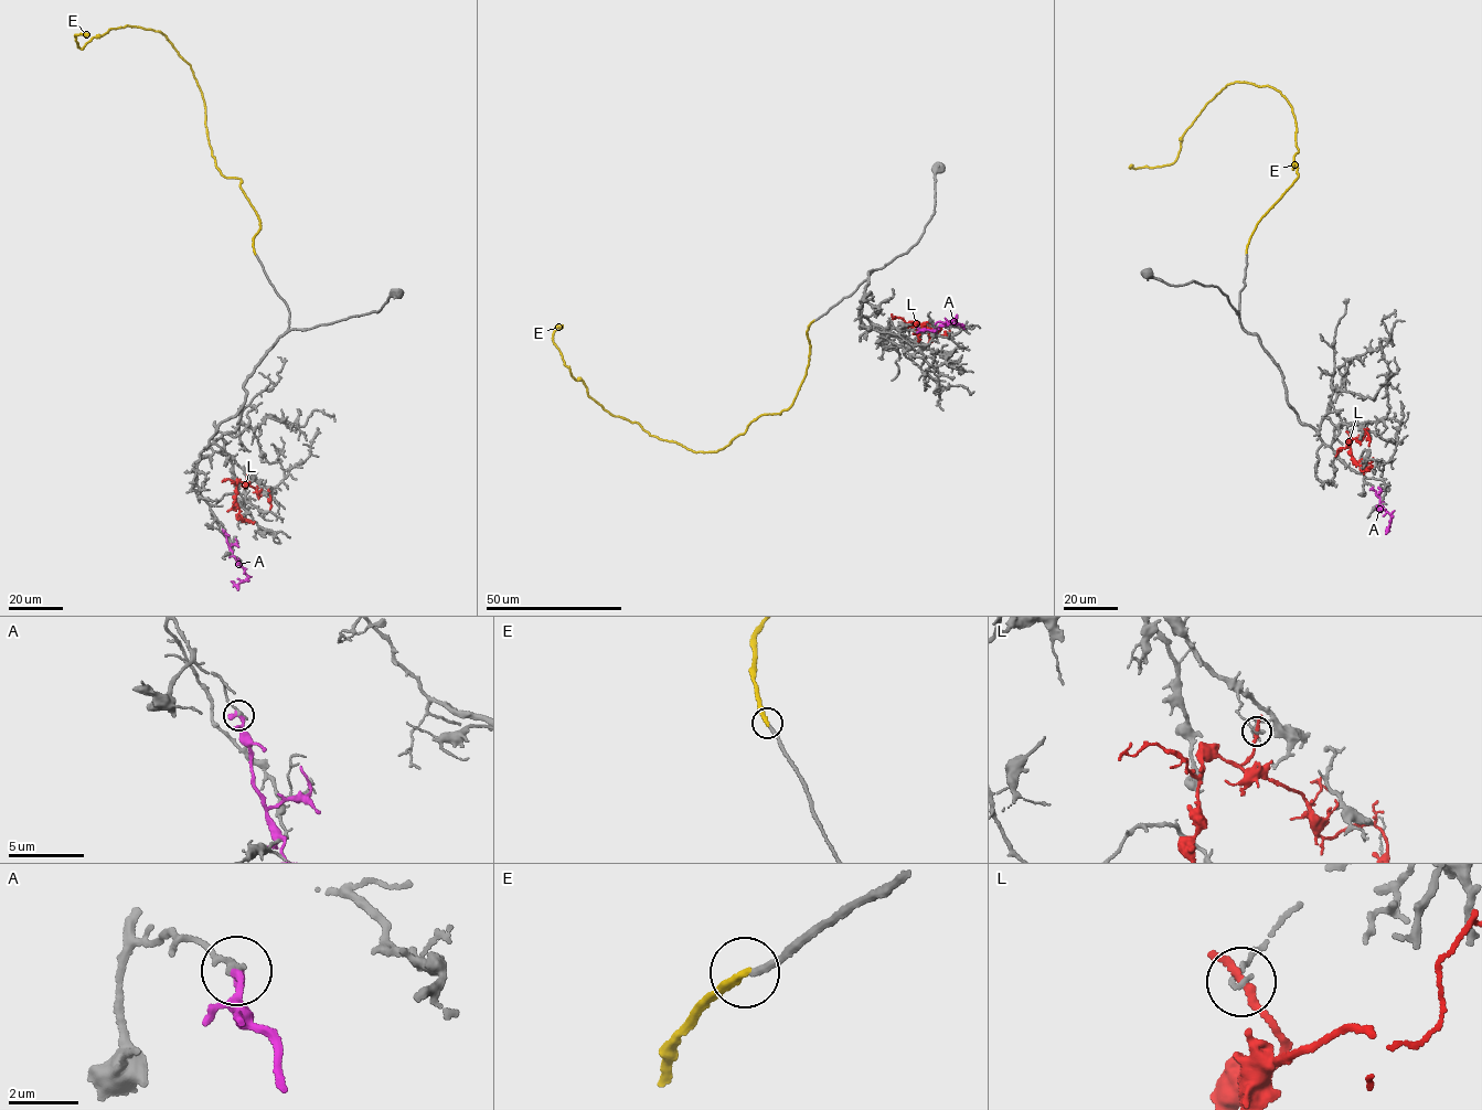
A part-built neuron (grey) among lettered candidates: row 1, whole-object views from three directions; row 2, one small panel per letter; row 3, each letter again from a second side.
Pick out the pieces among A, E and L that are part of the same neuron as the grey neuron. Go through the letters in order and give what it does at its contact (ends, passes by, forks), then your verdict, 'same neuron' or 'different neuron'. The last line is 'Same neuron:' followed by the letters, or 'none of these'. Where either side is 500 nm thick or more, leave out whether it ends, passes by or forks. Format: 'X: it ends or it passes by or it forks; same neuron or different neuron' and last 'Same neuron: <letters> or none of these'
A: it ends; different neuron
E: it ends; same neuron
L: it ends; different neuron
Same neuron: E

